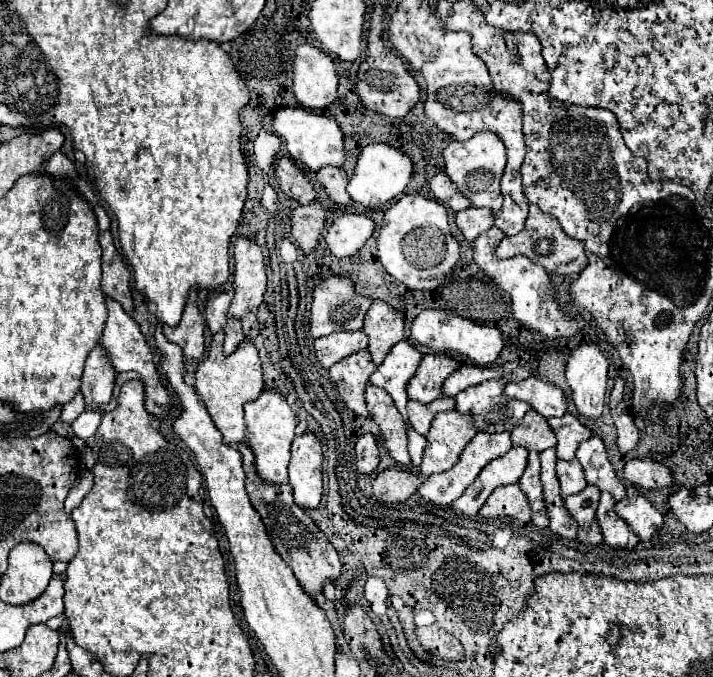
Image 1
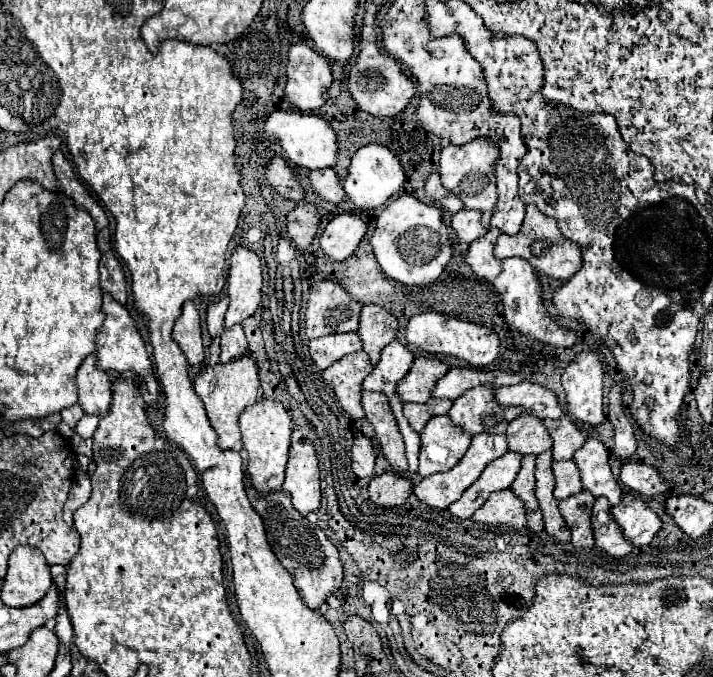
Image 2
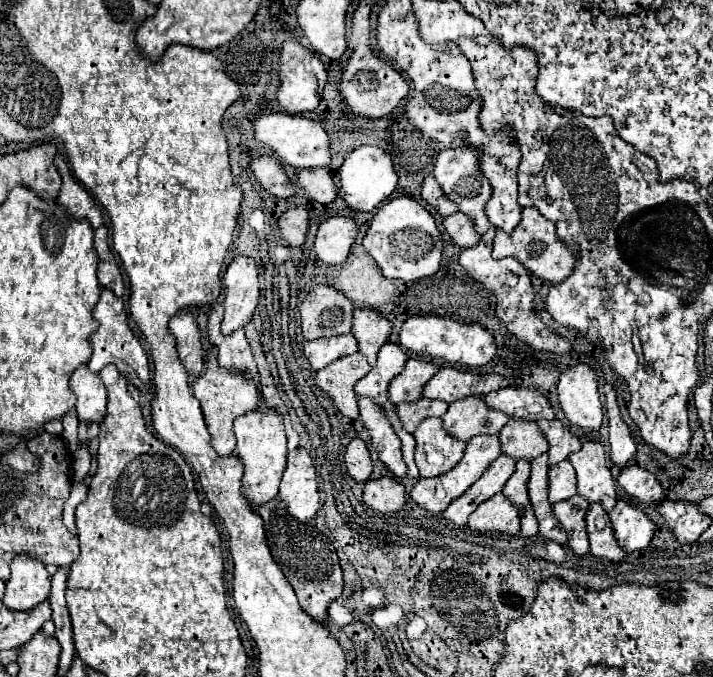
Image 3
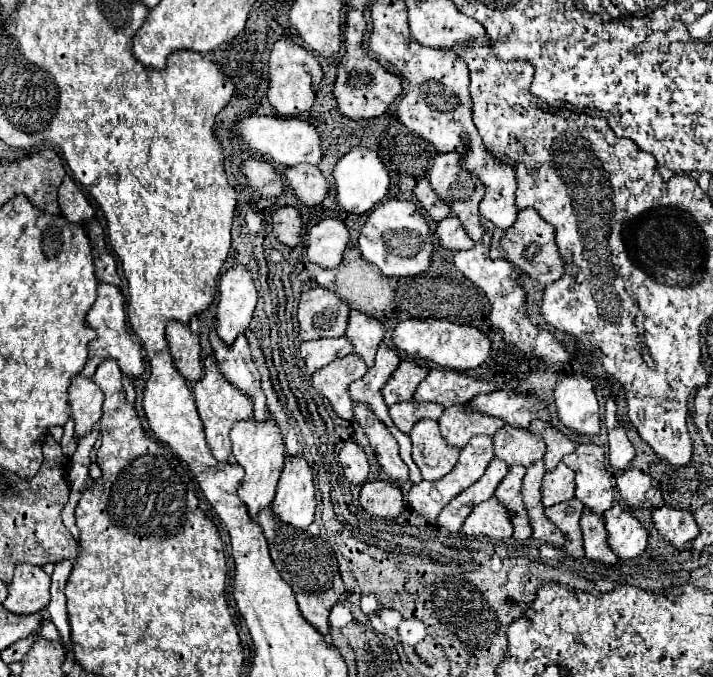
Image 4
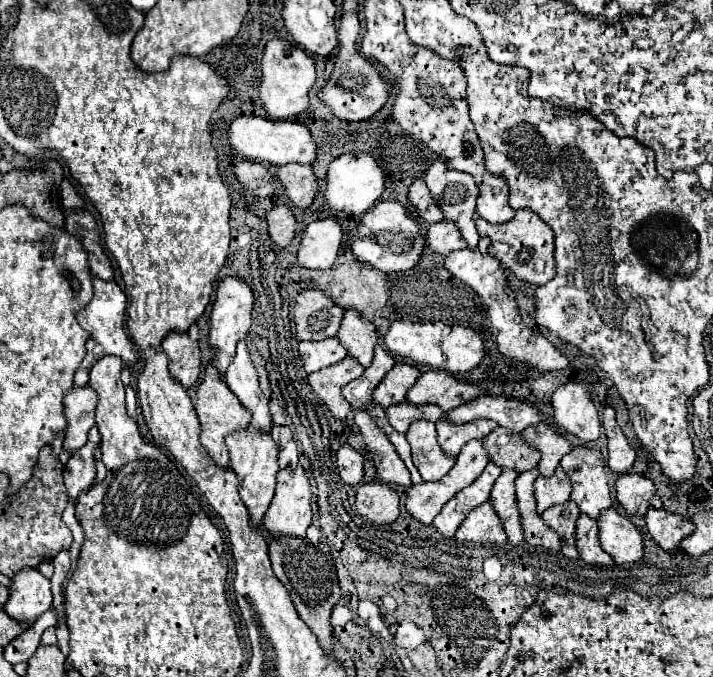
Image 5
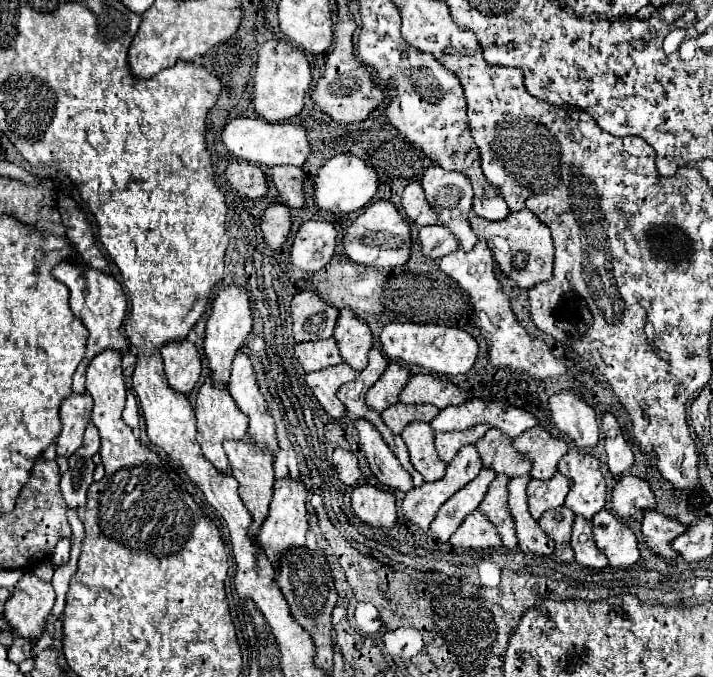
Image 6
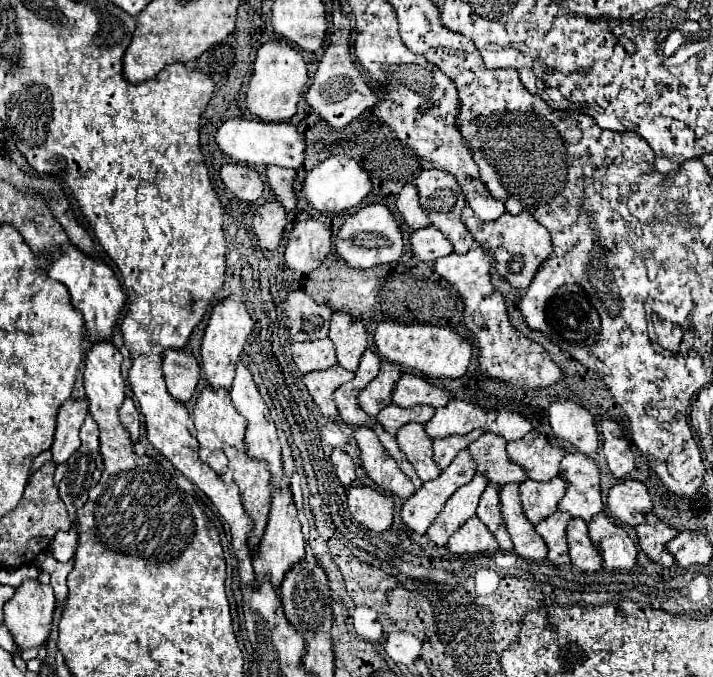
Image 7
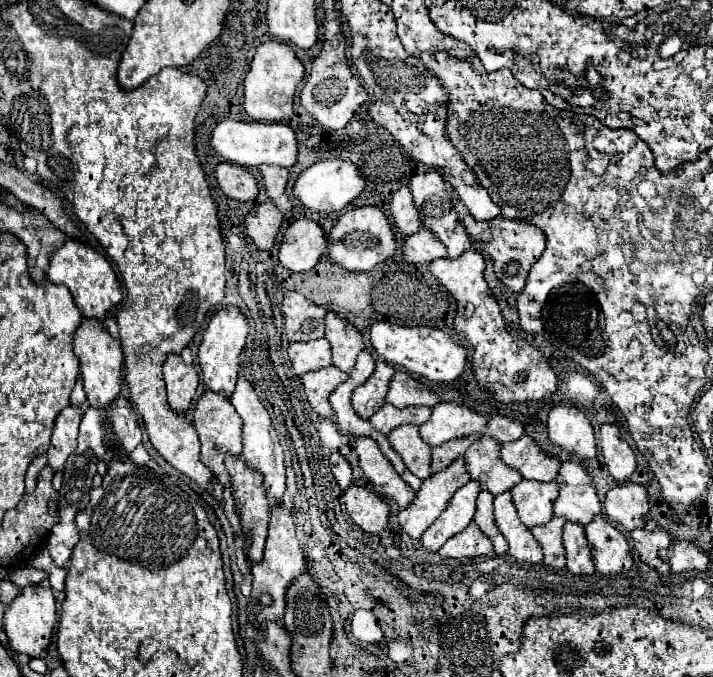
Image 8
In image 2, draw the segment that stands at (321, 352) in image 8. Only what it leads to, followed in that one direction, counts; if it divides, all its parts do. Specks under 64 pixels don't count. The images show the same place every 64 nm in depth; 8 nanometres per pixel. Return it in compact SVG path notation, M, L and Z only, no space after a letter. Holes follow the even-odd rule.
M356 332L332 334L332 336L318 338L318 340L310 340L308 352L310 352L314 364L320 366L320 370L324 370L324 368L332 366L336 360L340 360L342 356L362 350L360 346L362 346L362 342Z

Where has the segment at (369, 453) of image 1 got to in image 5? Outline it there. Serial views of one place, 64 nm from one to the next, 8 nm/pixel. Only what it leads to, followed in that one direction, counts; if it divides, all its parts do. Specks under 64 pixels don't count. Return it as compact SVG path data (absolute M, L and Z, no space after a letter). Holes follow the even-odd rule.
M346 444L337 450L336 462L338 462L338 474L340 474L342 482L358 486L362 480L362 474L364 474L362 454Z

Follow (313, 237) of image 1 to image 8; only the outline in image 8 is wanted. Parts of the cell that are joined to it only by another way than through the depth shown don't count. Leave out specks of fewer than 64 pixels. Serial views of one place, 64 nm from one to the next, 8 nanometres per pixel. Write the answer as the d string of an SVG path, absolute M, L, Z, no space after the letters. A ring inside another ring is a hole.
M264 202L260 206L256 204L248 212L248 216L244 218L244 226L258 249L266 251L272 249L282 218L284 218L282 212L272 202Z

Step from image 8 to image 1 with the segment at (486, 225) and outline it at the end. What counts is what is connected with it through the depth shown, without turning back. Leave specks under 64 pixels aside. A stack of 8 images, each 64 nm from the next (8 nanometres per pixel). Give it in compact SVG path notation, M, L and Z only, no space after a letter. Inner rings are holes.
M530 204L530 212L528 212L528 220L526 220L524 230L516 236L504 236L496 248L498 258L512 258L518 254L530 258L532 262L542 266L546 272L556 274L556 276L578 274L588 264L588 258L584 254L584 242L572 240L570 236L566 236L564 230L560 228L558 220L540 212L538 206L534 206L534 204Z

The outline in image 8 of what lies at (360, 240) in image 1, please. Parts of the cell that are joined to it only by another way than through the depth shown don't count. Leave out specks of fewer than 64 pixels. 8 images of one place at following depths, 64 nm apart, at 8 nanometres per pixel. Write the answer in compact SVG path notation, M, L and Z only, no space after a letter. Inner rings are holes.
M306 218L294 220L282 236L278 248L278 260L292 272L312 270L326 250L326 236L322 228Z

